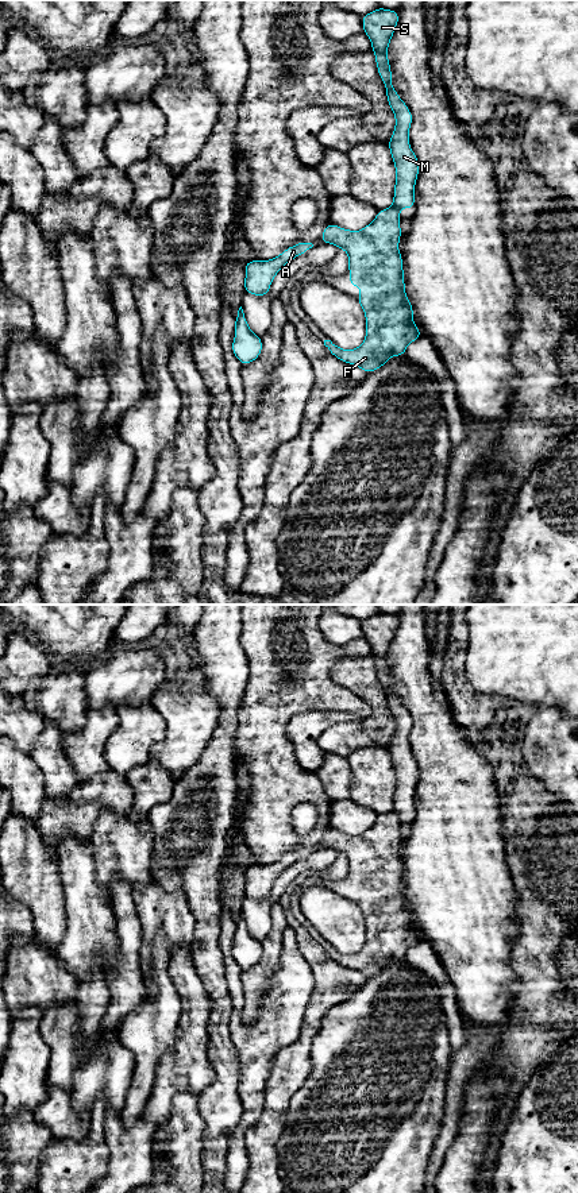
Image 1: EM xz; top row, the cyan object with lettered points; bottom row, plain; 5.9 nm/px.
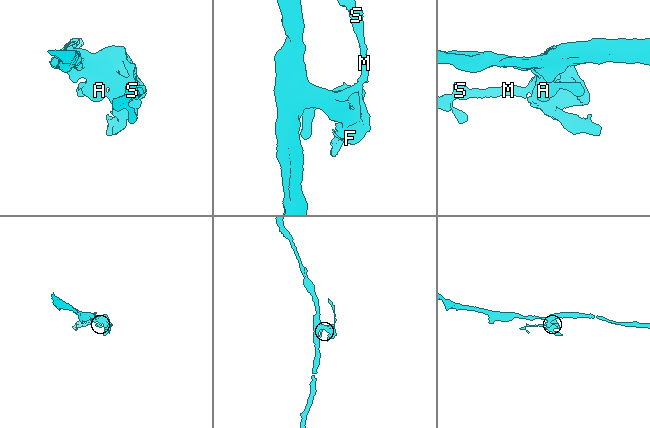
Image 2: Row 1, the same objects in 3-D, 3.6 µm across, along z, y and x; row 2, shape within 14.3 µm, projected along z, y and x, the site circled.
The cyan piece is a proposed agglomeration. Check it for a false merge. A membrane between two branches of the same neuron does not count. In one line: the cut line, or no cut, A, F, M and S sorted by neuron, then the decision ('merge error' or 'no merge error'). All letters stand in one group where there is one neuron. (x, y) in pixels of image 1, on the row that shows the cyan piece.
cut xz (393, 205), (399, 209); groups A F / M S; merge error

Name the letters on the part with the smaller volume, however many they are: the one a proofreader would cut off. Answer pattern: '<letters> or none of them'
M, S

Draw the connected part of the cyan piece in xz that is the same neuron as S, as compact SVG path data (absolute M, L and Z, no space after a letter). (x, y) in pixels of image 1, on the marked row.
M377 8L362 16L363 31L371 40L378 74L386 89L389 107L396 117L396 127L388 142L396 166L393 206L415 209L415 185L419 175L419 161L409 146L412 113L392 85L392 70L388 59L389 42L400 20L397 11Z

